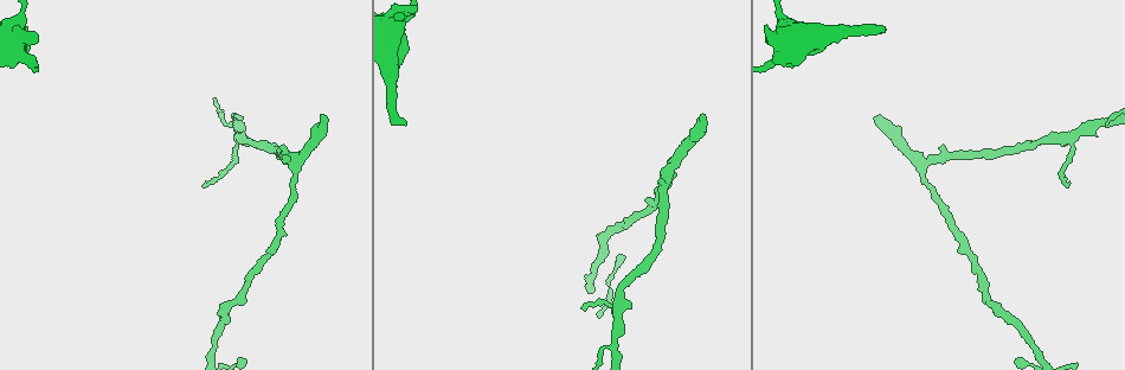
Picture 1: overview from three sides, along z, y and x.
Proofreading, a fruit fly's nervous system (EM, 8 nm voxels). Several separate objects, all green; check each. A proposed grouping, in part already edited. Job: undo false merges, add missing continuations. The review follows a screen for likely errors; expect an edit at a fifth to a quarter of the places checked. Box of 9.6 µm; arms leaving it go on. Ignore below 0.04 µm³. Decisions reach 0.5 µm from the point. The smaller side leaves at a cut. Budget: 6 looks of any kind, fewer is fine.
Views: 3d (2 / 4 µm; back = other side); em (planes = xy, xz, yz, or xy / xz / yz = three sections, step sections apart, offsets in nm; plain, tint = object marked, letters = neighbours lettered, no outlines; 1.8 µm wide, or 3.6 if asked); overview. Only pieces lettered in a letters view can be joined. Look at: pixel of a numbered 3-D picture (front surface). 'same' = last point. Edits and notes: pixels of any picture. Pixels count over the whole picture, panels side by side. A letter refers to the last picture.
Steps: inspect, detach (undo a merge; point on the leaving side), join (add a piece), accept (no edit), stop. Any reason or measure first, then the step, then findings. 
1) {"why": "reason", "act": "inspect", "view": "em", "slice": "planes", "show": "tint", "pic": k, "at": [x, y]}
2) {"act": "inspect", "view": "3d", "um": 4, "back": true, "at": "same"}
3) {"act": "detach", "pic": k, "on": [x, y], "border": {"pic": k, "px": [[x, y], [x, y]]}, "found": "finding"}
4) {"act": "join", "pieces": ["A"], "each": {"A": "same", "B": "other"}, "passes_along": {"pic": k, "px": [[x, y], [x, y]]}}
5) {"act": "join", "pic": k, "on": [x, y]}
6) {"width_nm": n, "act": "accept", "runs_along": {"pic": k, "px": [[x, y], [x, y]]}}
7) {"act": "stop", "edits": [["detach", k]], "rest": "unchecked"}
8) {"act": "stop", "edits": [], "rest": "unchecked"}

{"why": "an open end", "act": "inspect", "view": "3d", "um": 2, "back": true, "pic": 1, "at": [884, 26]}

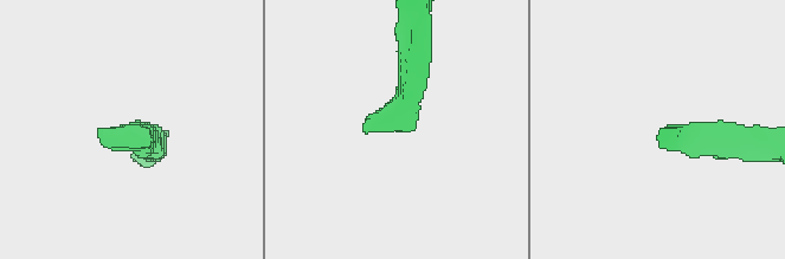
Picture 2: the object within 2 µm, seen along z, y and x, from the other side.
{"act": "inspect", "view": "em", "slice": "xz", "step": 8, "show": "tint", "pic": 2, "at": [98, 133]}

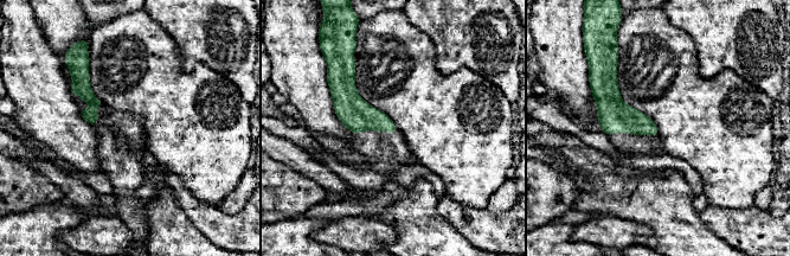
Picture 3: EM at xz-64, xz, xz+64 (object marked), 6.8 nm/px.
{"why": "cut it another way", "act": "inspect", "view": "em", "slice": "planes", "show": "letters", "at": "same"}

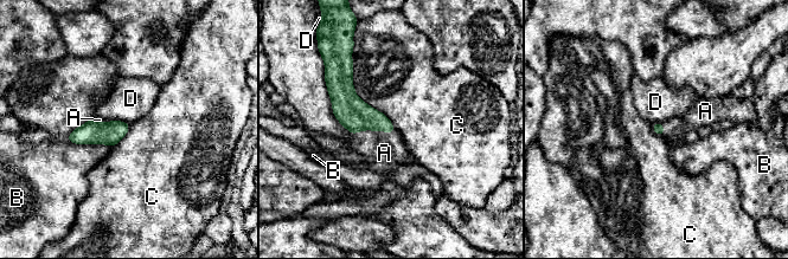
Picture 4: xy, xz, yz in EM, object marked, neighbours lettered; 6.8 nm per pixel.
{"act": "join", "pieces": ["A"], "each": {"A": "same", "B": "other", "C": "other", "D": "other"}, "passes_along": {"pic": 4, "px": [[350, 110], [372, 129], [384, 153]]}, "found": "the cell continues"}

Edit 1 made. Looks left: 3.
{"why": "thick turns thin", "act": "inspect", "view": "3d", "um": 4, "pic": 1, "at": [788, 43]}

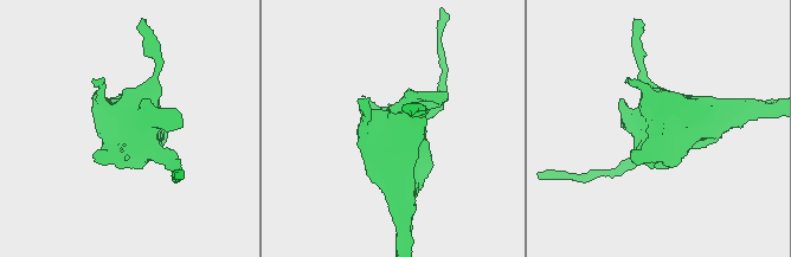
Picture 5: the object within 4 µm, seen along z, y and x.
{"why": "shape alone is not enough", "act": "inspect", "view": "em", "um": 3.6, "slice": "planes", "show": "letters", "pic": 5, "at": [145, 135]}

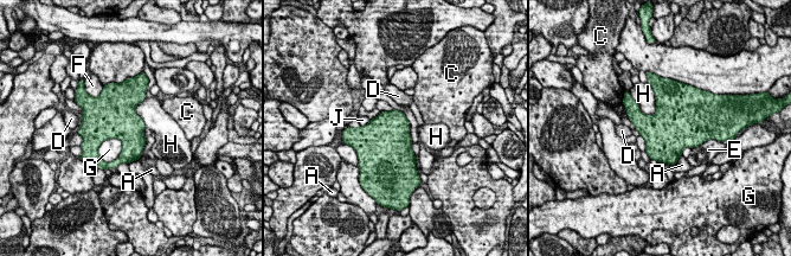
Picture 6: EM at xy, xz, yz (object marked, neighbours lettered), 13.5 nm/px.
{"longest_contact_nm": ["G", 380], "act": "accept", "each": {"A": "other", "C": "other", "D": "other", "E": "other", "F": "other", "G": "other", "H": "other", "J": "other"}, "border": {"pic": 6, "px": [[117, 138], [121, 153], [105, 162]]}, "found": "one cell here"}

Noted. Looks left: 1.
{"act": "stop", "edits": [["join", 4]], "rest": "unchecked"}

